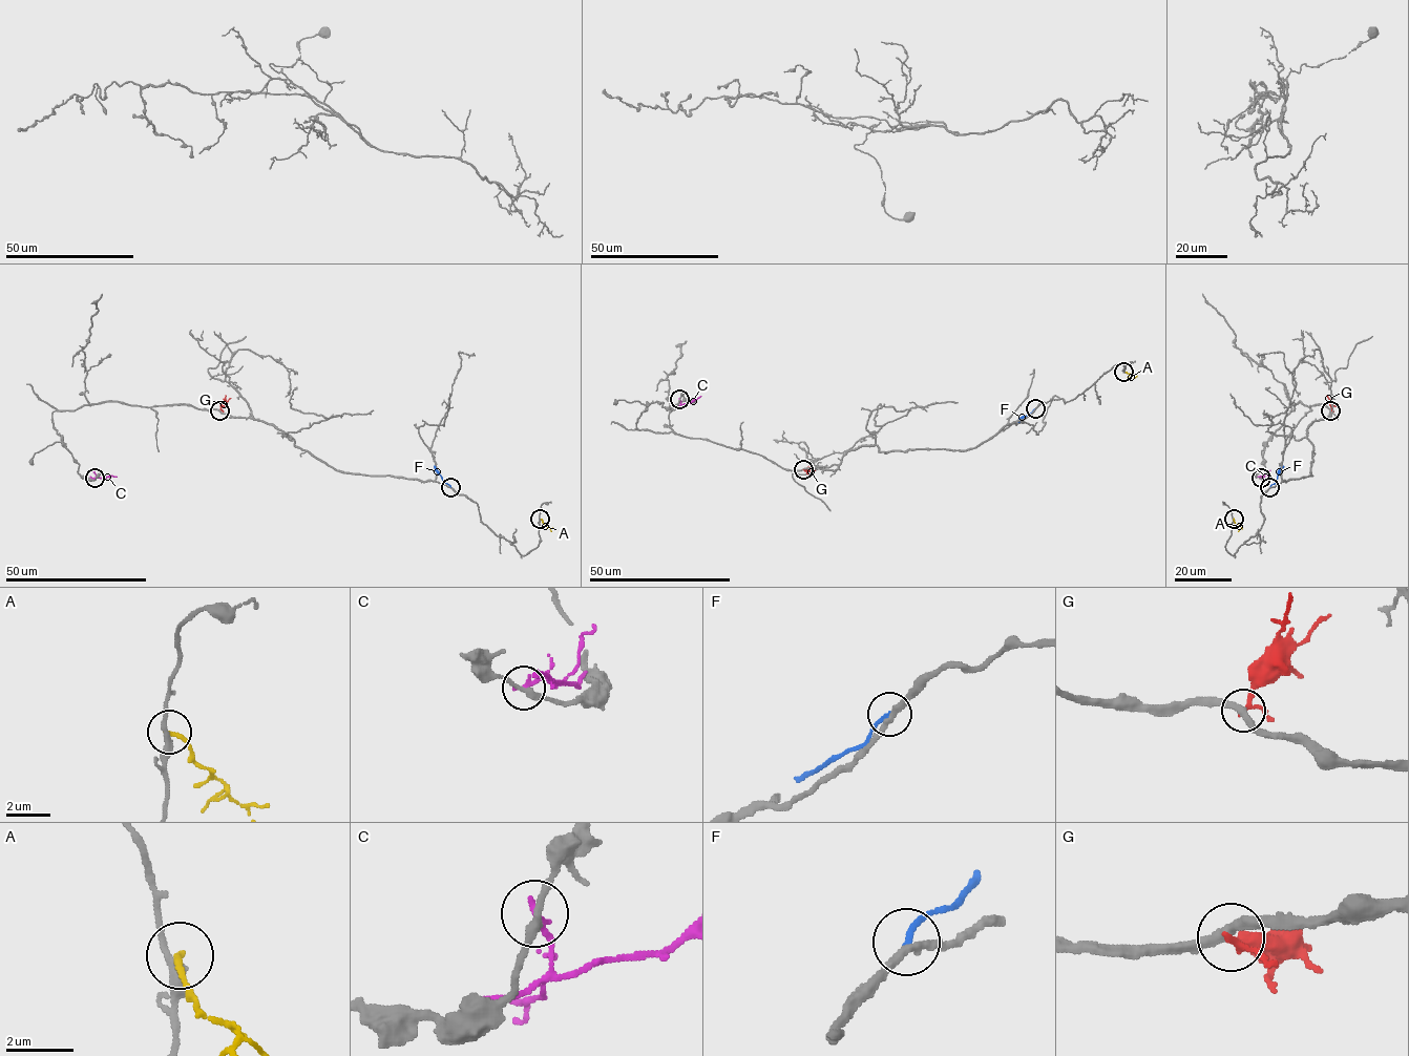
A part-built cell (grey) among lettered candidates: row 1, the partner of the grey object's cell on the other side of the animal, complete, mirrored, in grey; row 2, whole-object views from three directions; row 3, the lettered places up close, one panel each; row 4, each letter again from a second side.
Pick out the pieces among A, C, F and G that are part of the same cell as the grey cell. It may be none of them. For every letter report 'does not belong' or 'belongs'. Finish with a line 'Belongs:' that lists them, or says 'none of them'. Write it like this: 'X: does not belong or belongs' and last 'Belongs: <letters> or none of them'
A: does not belong
C: does not belong
F: does not belong
G: does not belong
Belongs: none of them

